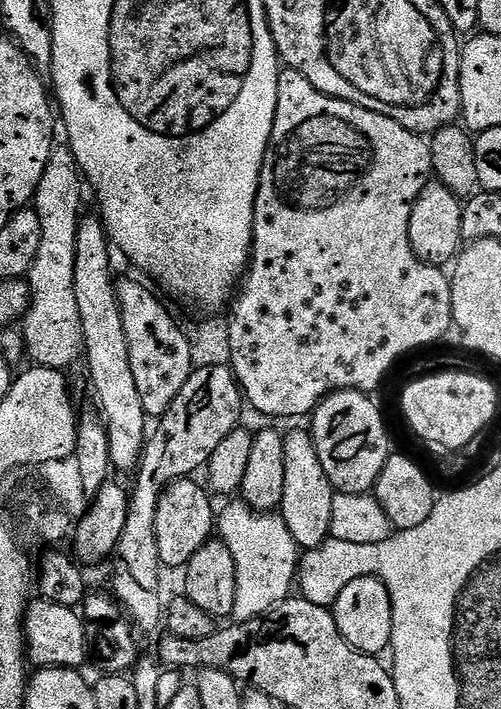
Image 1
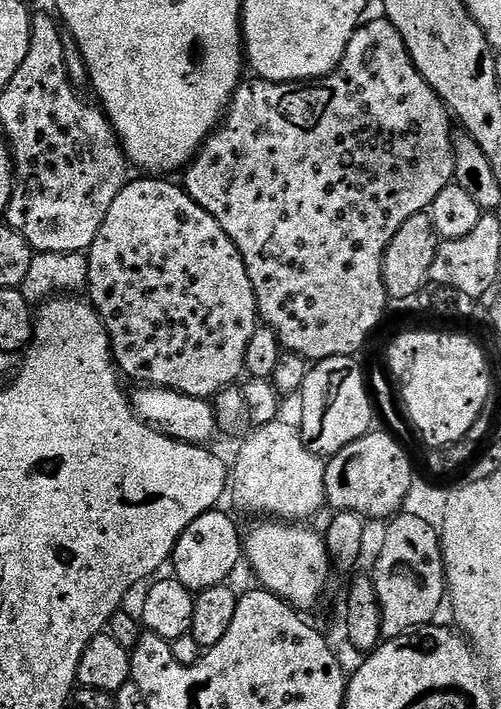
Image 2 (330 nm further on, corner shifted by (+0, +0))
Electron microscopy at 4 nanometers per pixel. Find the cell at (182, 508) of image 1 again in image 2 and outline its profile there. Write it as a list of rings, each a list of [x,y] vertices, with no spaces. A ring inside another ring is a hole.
[[[213,510],[202,514],[198,518],[194,518],[194,522],[190,522],[190,526],[186,526],[186,530],[178,538],[178,542],[172,551],[170,561],[171,575],[182,586],[186,586],[195,594],[206,590],[210,586],[218,586],[225,583],[229,578],[228,575],[242,564],[242,532],[236,529],[236,524],[221,510]]]

